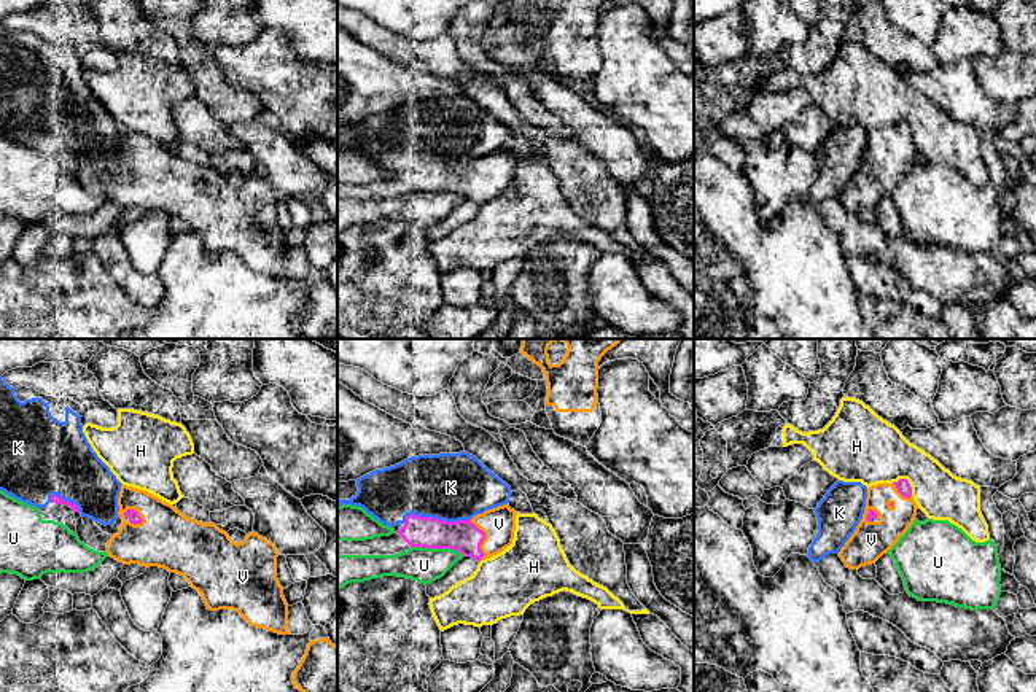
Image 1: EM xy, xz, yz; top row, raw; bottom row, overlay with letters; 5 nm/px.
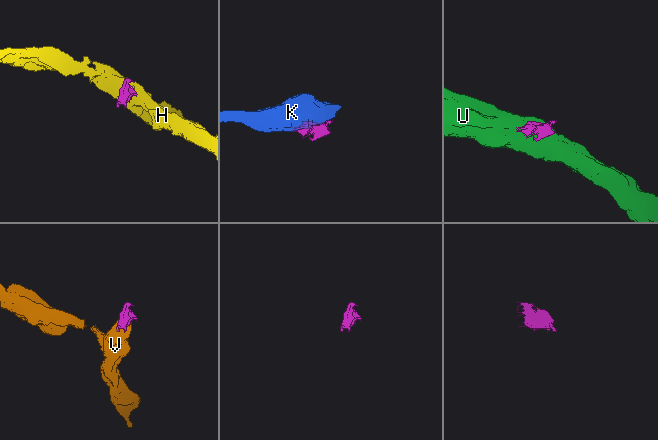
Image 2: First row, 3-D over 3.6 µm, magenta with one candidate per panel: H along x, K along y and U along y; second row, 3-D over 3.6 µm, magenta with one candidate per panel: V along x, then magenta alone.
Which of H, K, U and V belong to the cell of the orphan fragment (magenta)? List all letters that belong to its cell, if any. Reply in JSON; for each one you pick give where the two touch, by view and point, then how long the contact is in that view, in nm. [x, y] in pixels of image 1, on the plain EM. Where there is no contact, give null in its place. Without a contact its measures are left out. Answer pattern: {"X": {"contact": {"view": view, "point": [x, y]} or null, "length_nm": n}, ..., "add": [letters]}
{"V": {"contact": {"view": "xz", "point": [484, 182]}, "length_nm": 220}, "add": ["V"]}

